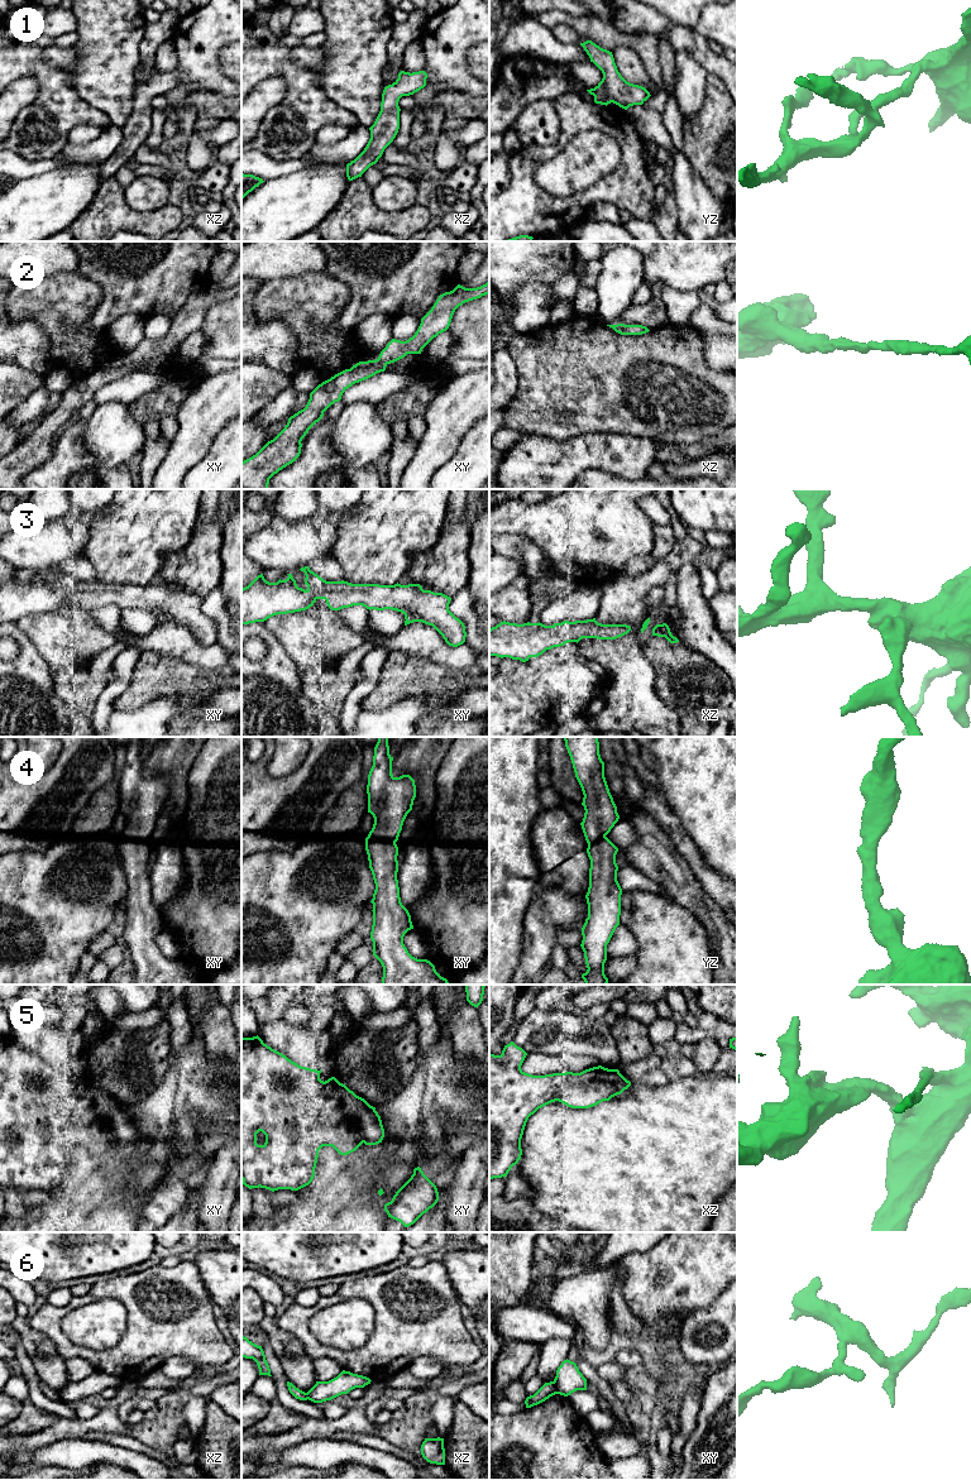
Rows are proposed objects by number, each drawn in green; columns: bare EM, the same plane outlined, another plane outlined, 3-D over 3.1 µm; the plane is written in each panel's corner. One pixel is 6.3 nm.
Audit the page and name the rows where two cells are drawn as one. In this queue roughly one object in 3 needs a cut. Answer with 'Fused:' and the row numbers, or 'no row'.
Fused: 6

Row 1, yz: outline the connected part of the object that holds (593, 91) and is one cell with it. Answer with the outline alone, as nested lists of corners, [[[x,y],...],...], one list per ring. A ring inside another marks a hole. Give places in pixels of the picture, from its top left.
[[[592,40],[580,43],[587,54],[603,73],[602,81],[590,90],[587,90],[594,96],[594,102],[608,105],[611,102],[627,110],[633,105],[642,105],[651,95],[638,85],[627,82],[617,70],[612,52],[601,48]]]

